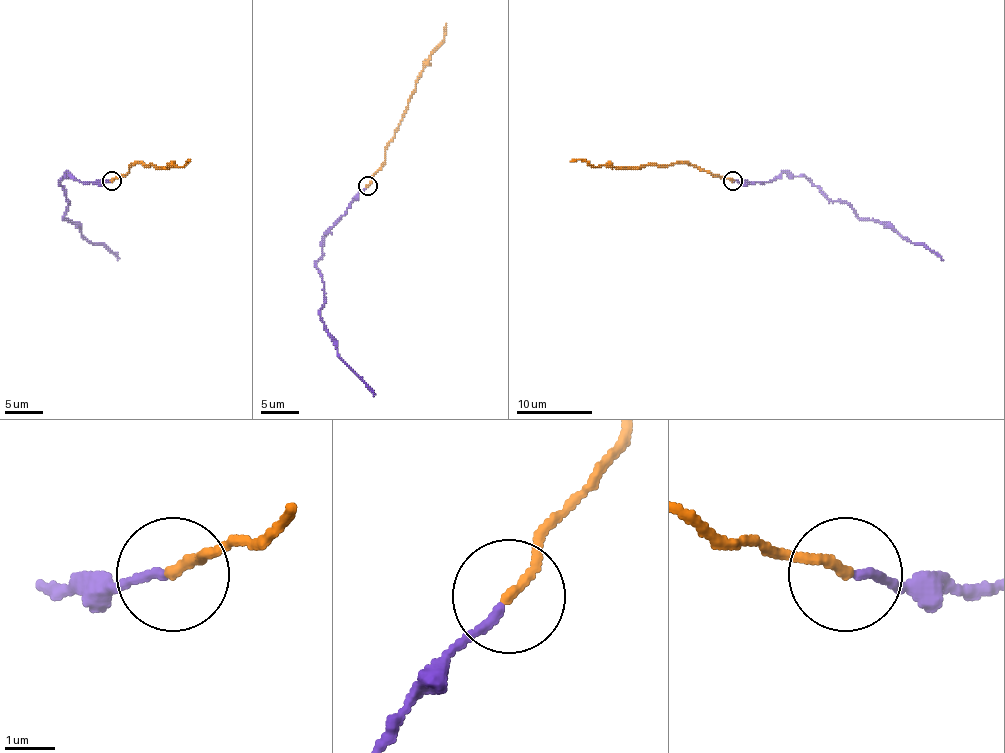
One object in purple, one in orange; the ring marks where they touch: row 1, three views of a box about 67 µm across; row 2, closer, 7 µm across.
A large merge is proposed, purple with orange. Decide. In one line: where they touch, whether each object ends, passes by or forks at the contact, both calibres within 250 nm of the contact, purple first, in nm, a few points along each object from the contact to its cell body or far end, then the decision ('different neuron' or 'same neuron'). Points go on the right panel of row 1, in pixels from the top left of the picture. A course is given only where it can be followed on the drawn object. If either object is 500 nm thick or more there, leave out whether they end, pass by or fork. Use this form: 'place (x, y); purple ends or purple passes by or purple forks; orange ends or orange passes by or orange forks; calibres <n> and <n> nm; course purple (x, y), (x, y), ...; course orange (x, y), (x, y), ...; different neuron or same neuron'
place (732, 180); purple ends; orange ends; calibres 160 and 190 nm; course purple (734, 180), (804, 176), (859, 218), (878, 220), (943, 260); course orange (732, 180), (686, 163), (591, 167), (585, 161), (570, 161); different neuron

